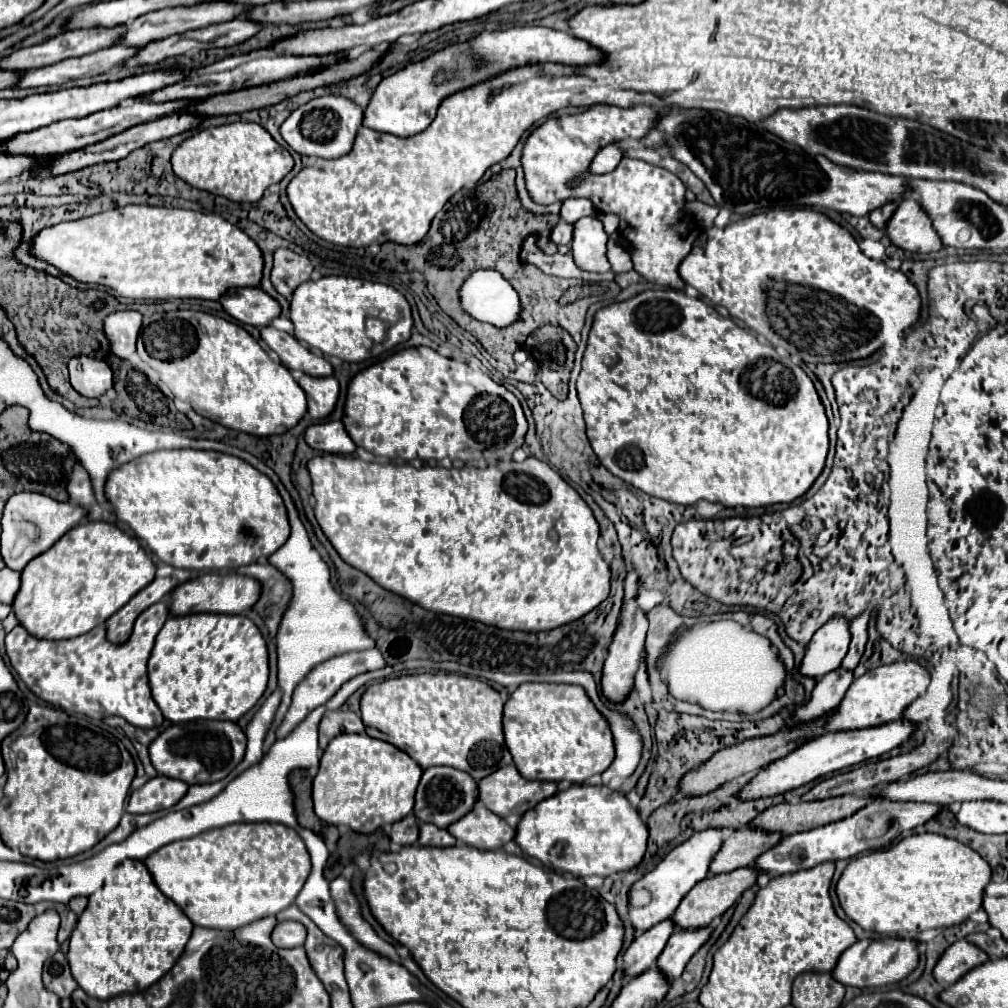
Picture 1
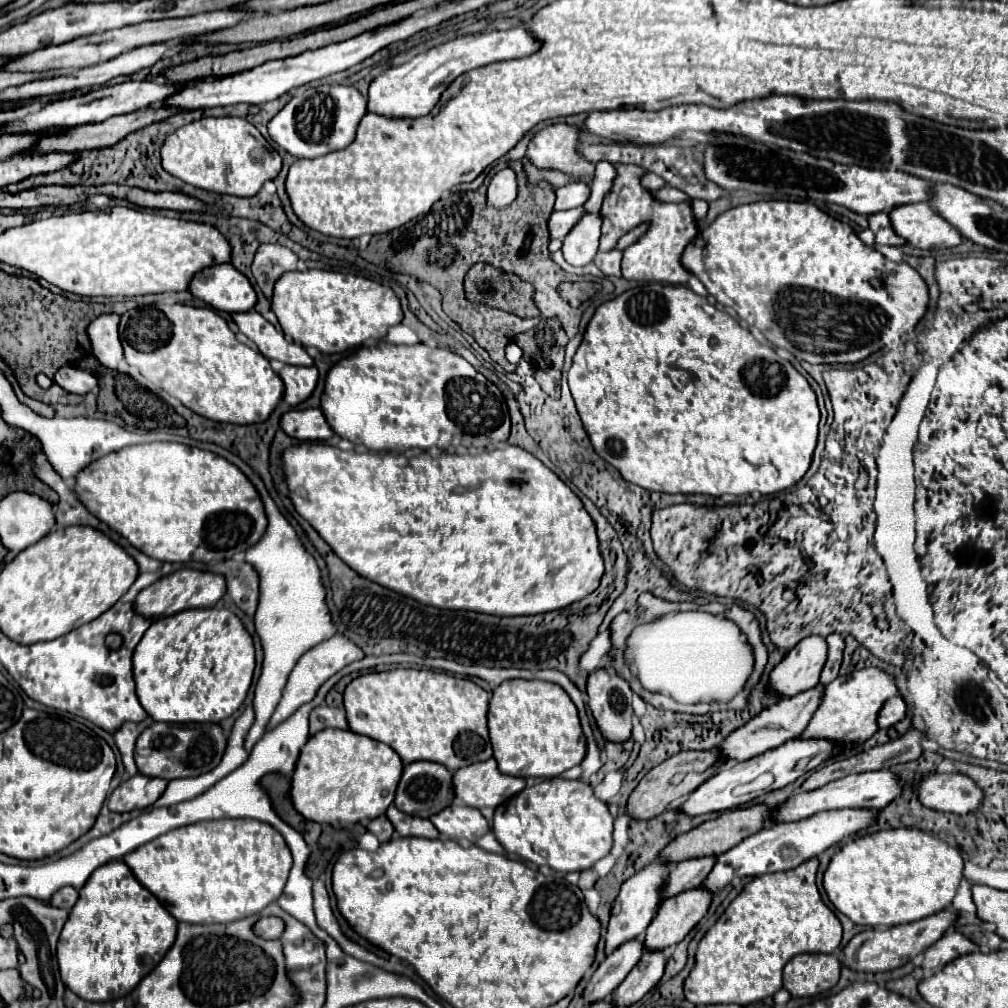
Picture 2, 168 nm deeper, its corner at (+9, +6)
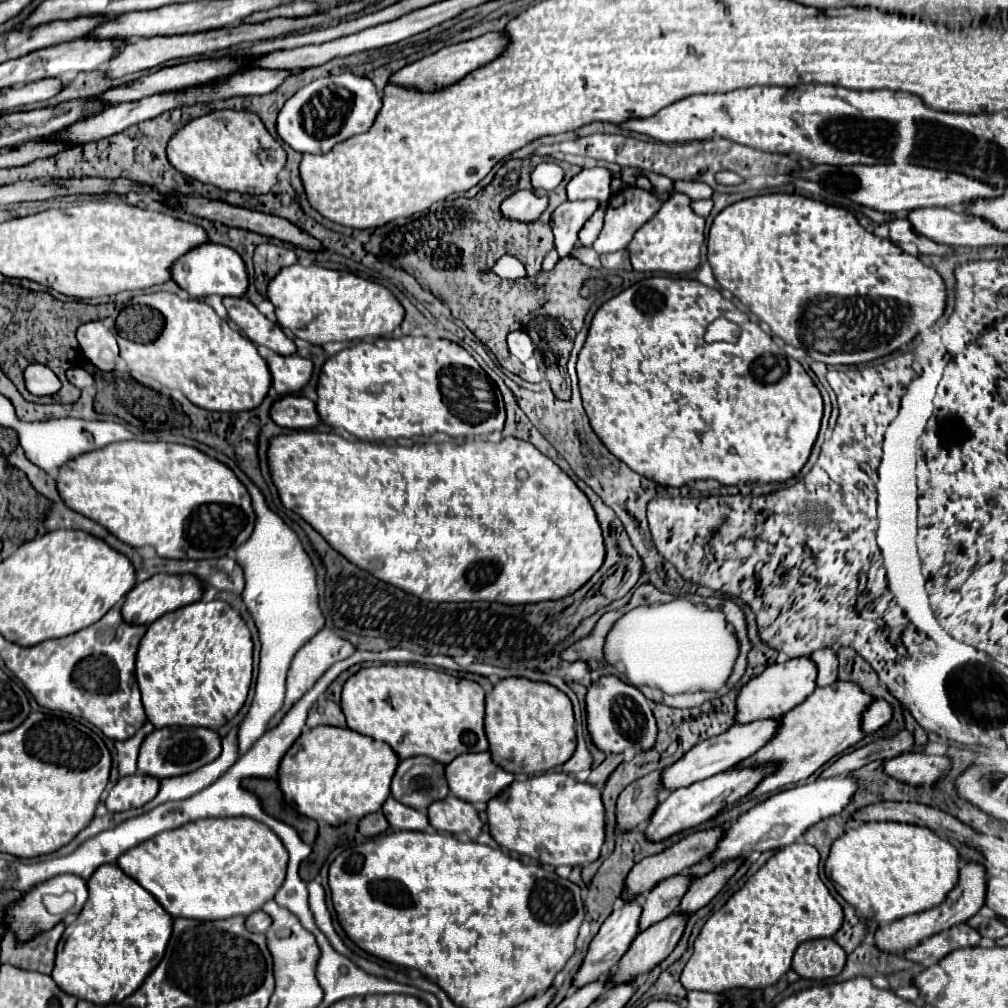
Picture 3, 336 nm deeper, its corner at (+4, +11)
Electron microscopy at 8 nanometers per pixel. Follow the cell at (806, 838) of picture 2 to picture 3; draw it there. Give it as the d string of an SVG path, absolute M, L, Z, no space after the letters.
M742 860L728 862L728 864L720 866L718 870L714 870L712 874L704 876L700 880L694 880L688 886L688 892L684 894L684 898L682 898L680 906L678 906L678 912L680 914L694 914L702 906L706 906L720 892L720 888L726 884L726 880L738 870L740 864L742 864Z

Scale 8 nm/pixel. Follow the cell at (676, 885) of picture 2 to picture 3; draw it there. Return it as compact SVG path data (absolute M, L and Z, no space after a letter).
M678 874L664 880L654 890L650 890L644 896L644 904L642 904L640 930L646 930L654 922L660 922L670 914L674 914L674 910L678 910L678 902L682 900L682 894L688 890L688 884L690 878L686 874Z

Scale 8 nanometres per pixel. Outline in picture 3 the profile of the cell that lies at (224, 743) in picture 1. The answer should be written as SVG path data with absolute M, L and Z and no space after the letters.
M162 728L154 730L150 736L146 736L146 742L142 742L142 750L138 756L138 772L148 774L154 778L170 778L194 772L202 768L204 764L218 758L220 748L220 736L206 728Z

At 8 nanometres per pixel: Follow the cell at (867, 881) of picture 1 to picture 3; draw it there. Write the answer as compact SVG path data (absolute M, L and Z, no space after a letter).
M868 822L846 830L830 850L826 876L844 888L842 898L880 924L940 904L958 882L958 850L932 830L900 822Z

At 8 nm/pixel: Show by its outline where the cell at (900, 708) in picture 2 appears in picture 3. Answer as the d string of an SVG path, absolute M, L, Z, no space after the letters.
M876 700L862 714L862 722L860 722L862 732L872 734L872 732L880 730L882 726L886 726L890 722L890 718L892 718L892 706L884 700Z

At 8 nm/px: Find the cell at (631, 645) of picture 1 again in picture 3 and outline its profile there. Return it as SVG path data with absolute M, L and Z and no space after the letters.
M600 678L586 694L586 724L590 738L604 754L622 754L626 750L646 752L656 744L658 726L644 694L618 678Z

